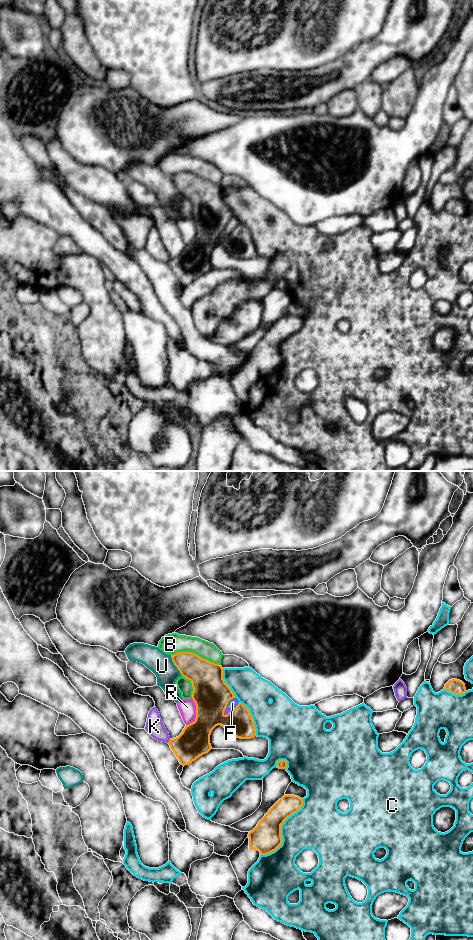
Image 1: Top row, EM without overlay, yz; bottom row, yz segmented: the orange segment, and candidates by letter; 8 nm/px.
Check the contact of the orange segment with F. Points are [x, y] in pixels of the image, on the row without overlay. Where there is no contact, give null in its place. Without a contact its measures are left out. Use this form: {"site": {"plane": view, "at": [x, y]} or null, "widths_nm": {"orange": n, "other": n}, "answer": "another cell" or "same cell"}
{"site": {"plane": "yz", "at": [228, 221]}, "widths_nm": {"orange": 300, "other": 70}, "answer": "another cell"}

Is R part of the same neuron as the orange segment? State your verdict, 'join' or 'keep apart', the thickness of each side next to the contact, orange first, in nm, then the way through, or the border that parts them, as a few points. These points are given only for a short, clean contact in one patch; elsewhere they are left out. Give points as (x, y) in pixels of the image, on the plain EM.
keep apart | 300/140 nm | along yz (191, 218), (195, 225), (195, 239), (186, 245)

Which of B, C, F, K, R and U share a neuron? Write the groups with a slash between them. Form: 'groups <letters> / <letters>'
groups B / C / F K R / U

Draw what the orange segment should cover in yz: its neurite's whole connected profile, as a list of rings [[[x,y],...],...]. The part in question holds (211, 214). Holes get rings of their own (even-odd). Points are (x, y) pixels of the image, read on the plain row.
[[[191,172],[171,175],[181,195],[190,200],[192,219],[196,225],[195,241],[186,245],[182,253],[168,264],[181,285],[189,285],[212,267],[212,250],[221,245],[233,257],[251,259],[256,255],[249,229],[242,223],[227,235],[224,231],[234,213],[223,199],[223,188]]]

